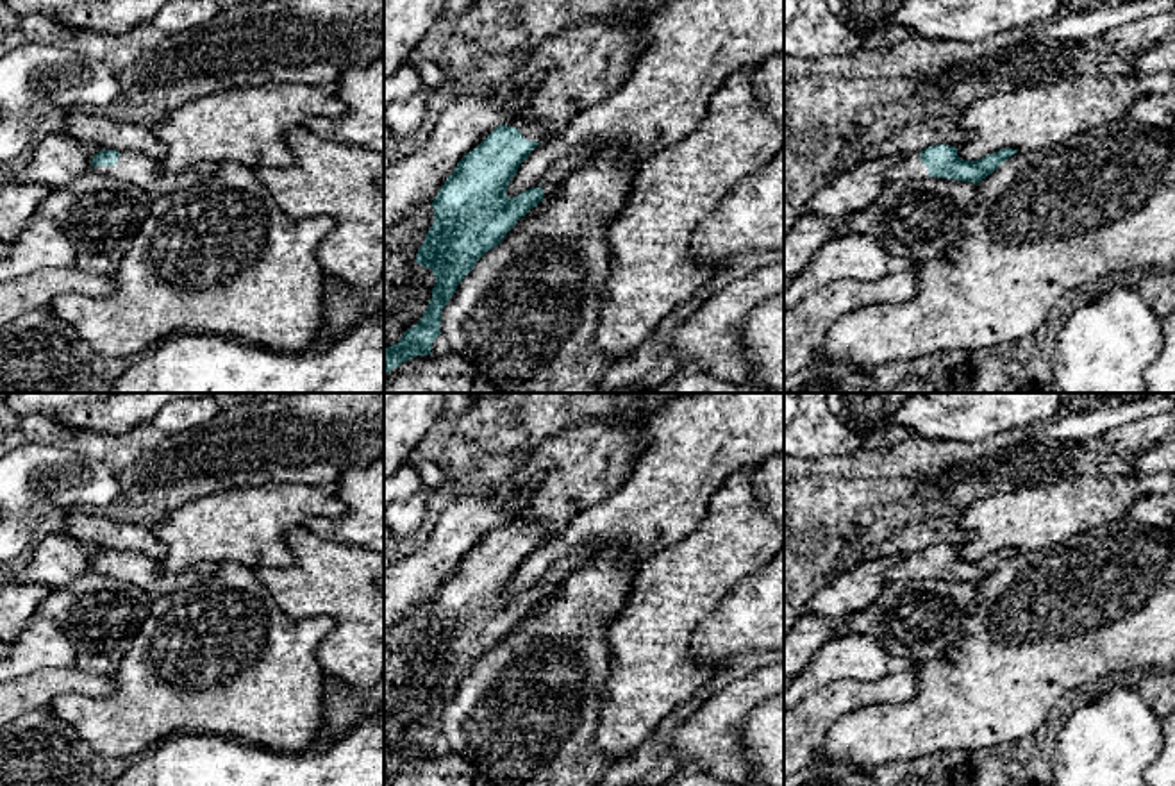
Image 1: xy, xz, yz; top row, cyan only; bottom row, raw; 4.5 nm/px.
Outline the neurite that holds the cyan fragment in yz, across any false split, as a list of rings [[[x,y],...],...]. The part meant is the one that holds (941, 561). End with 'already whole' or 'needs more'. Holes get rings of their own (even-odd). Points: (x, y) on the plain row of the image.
[[[934,545],[907,557],[898,557],[889,568],[889,579],[918,581],[927,577],[941,577],[979,584],[1014,554],[1018,554],[1018,550],[1002,548],[979,561],[964,561],[957,556],[955,547]]]; needs more

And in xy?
[[[100,550],[91,566],[114,579],[132,582],[154,597],[180,590],[189,581],[182,573],[166,573],[159,561],[136,552]]]; needs more

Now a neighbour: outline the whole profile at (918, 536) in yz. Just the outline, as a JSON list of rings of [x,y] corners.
[[[939,516],[918,523],[909,523],[895,531],[882,545],[877,545],[871,554],[907,557],[934,545],[962,547],[970,534],[959,525],[957,520]]]

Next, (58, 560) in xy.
[[[68,532],[52,534],[32,543],[32,559],[21,568],[14,581],[39,584],[46,590],[62,590],[80,577],[100,548],[75,539]]]

